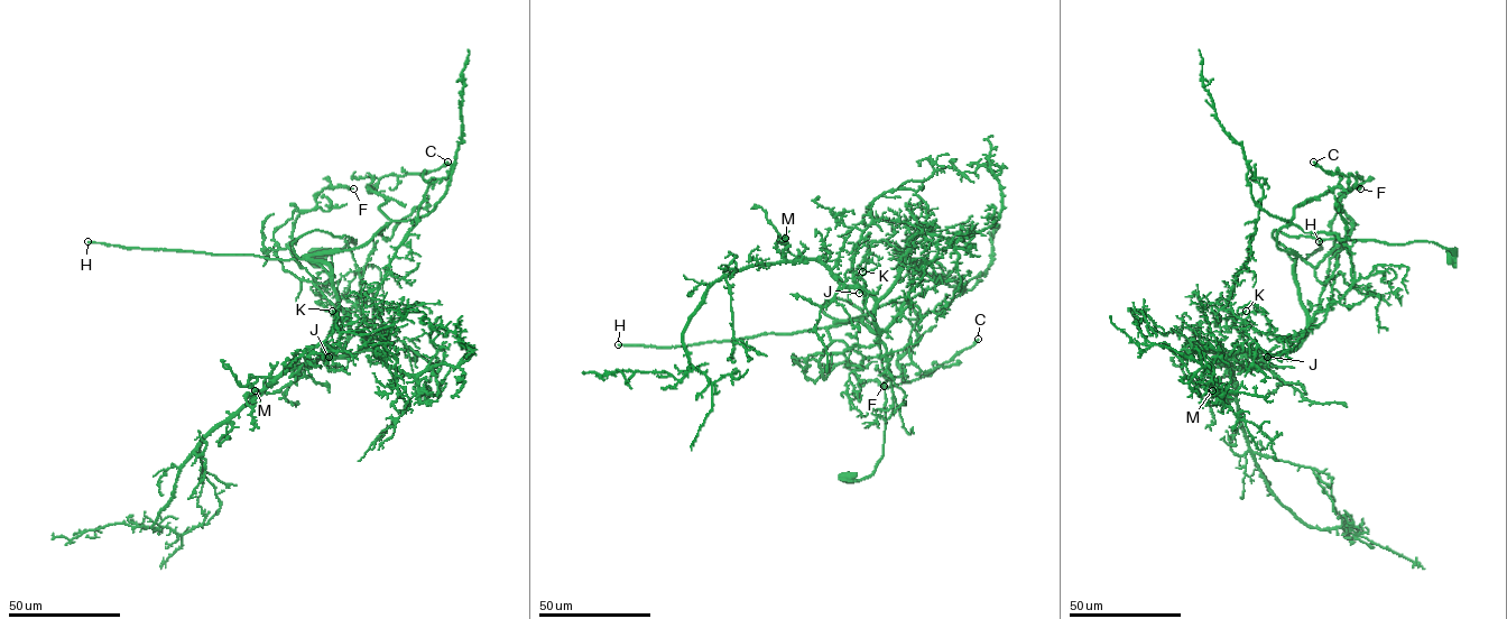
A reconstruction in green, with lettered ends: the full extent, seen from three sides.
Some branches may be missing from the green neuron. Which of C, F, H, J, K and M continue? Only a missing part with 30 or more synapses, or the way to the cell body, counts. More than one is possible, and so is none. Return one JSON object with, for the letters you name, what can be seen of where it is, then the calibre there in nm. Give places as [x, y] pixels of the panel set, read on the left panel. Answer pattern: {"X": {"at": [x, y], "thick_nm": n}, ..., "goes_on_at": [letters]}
{"H": {"at": [88, 241], "thick_nm": 280}, "K": {"at": [332, 311], "thick_nm": 200}, "goes_on_at": ["H", "K"]}

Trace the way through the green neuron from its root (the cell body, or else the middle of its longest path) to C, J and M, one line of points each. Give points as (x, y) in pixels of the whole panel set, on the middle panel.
C: (847, 477), (883, 455), (886, 377), (877, 329), (824, 303), (839, 322), (922, 315), (907, 381), (978, 339)
J: (847, 477), (872, 472), (886, 428), (877, 329), (844, 301), (823, 311), (878, 333), (876, 301), (859, 293)
M: (847, 477), (867, 479), (883, 455), (886, 377), (862, 312), (823, 306), (878, 333), (876, 301), (785, 238)

